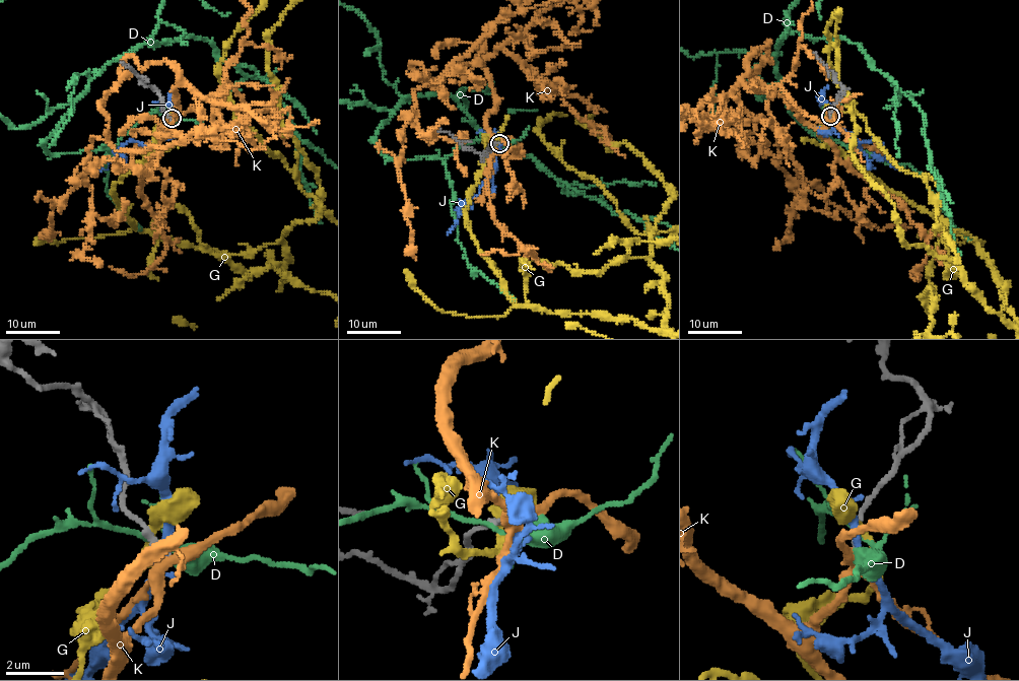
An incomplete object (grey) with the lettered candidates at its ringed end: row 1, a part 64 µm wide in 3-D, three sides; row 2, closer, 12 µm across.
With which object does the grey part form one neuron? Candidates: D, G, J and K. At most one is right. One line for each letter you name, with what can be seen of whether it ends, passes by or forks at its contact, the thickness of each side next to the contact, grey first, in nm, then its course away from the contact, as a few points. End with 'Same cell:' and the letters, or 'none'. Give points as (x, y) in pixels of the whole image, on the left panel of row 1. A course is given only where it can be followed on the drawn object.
Same cell: none

